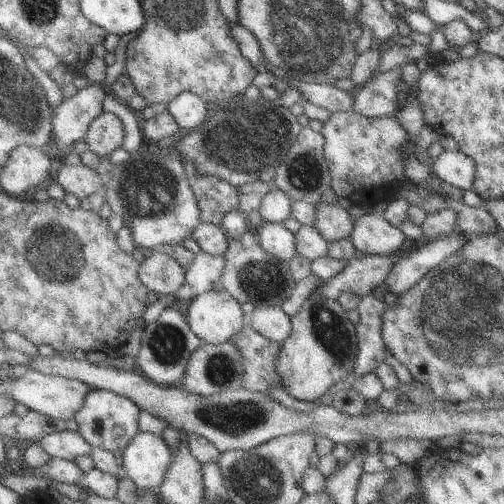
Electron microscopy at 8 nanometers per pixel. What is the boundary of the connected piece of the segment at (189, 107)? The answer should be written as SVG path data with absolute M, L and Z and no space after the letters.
M186 91L179 94L168 106L183 133L191 132L204 124L206 120L206 103L197 94Z

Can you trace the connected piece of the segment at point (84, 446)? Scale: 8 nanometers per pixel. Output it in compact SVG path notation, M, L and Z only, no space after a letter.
M63 431L49 434L39 440L41 446L50 456L74 461L79 456L91 456L93 448L82 438L78 431Z

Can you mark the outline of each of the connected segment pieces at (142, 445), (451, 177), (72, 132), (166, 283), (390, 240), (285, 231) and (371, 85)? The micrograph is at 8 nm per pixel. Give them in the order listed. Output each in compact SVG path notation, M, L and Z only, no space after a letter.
M140 431L123 450L120 462L137 487L157 490L174 459L161 434Z
M444 151L435 160L432 170L447 183L469 191L476 172L474 159L462 151Z
M88 82L87 86L80 89L74 96L69 99L64 98L53 115L53 134L56 137L56 144L62 150L71 150L75 142L85 138L90 123L103 111L106 95L103 85Z
M158 249L147 253L138 274L145 287L157 293L158 296L166 296L177 294L184 284L186 270L172 256Z
M373 211L361 216L355 224L353 224L353 231L350 236L355 250L361 250L366 255L386 256L400 251L402 244L406 242L406 235L402 229L392 225L382 214Z
M264 223L257 230L259 243L272 253L276 258L284 262L290 262L297 254L295 250L295 234L284 223Z
M394 67L385 74L377 73L354 91L352 110L365 117L396 115L397 82L403 76L401 67Z

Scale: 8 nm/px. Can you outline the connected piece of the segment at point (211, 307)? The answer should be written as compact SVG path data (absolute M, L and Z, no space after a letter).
M210 289L197 296L184 314L192 332L205 343L229 341L249 320L242 311L241 302L226 289Z

